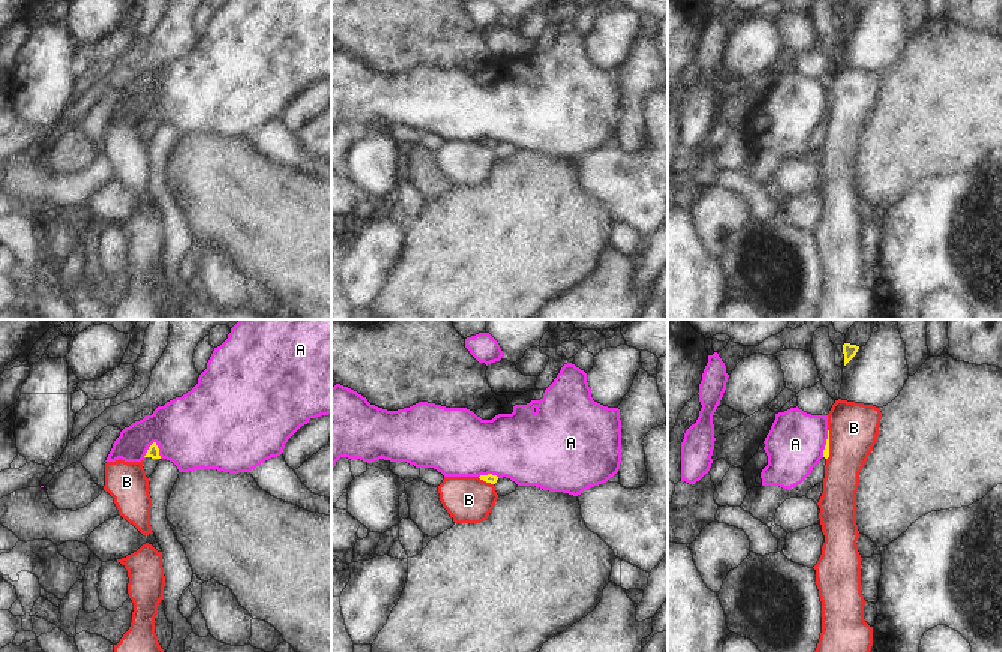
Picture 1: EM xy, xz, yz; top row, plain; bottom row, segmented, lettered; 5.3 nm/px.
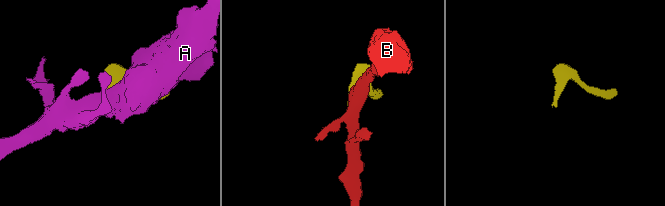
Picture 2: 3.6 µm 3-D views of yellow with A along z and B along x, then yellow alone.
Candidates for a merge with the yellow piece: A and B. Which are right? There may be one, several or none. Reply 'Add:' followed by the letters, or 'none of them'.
Add: none of them

